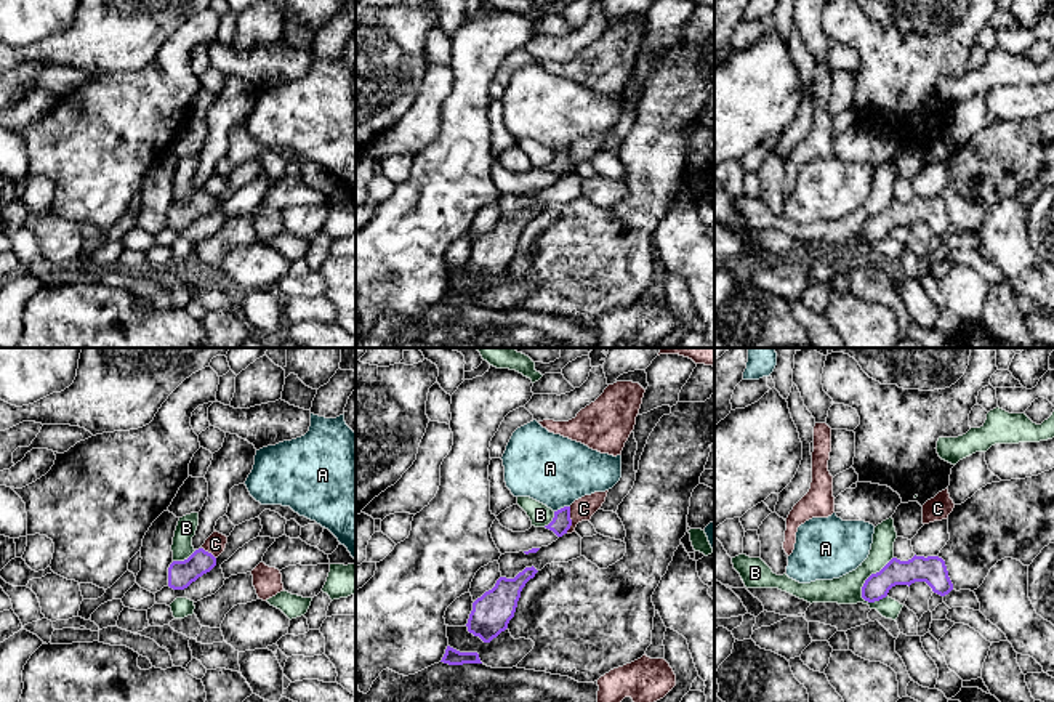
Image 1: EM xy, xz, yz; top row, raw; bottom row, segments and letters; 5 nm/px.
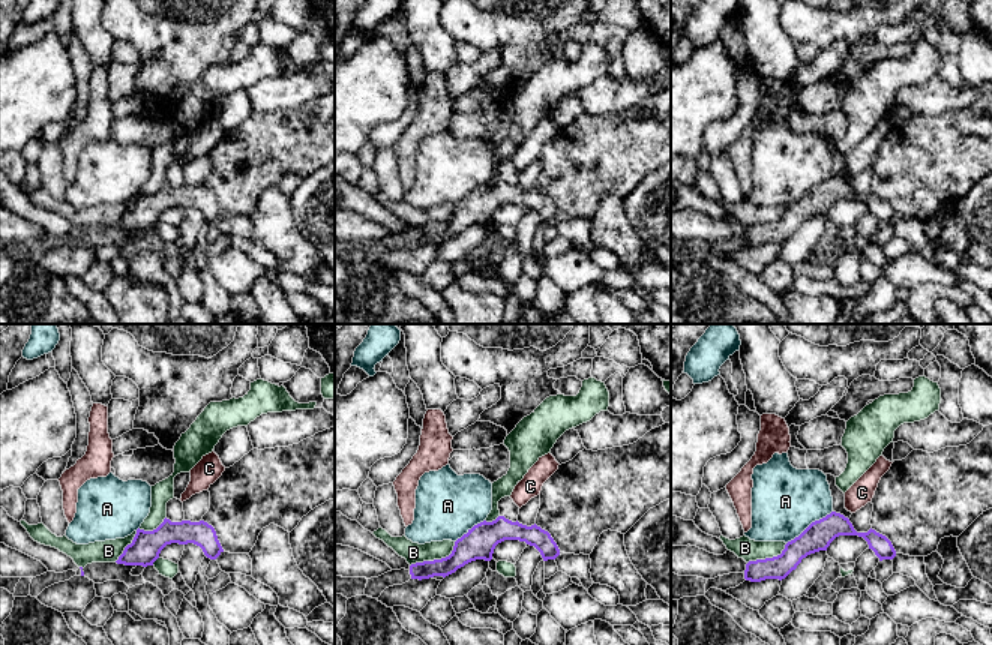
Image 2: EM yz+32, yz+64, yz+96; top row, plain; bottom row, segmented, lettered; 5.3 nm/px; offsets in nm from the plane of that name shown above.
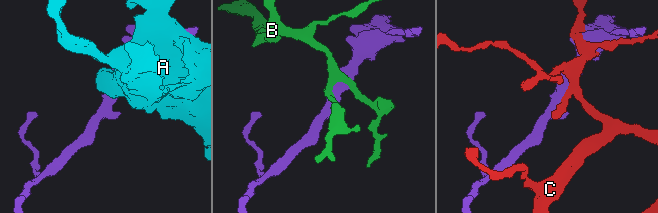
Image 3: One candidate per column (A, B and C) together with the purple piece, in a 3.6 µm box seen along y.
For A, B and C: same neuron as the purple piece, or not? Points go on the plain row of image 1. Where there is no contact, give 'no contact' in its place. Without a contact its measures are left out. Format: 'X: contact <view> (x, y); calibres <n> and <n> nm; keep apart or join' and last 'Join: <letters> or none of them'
A: contact xz (561, 149); calibres 100 and 360 nm; keep apart
B: contact yz (868, 218); calibres 130 and 140 nm; keep apart
C: contact xz (571, 161); calibres 100 and 110 nm; keep apart
Join: none of them

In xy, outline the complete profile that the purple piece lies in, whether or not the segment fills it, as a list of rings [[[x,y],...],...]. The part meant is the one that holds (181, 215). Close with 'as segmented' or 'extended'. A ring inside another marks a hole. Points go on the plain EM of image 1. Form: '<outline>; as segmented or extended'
[[[203,189],[195,191],[184,202],[173,202],[168,208],[168,228],[184,231],[216,207],[216,199]]]; as segmented

